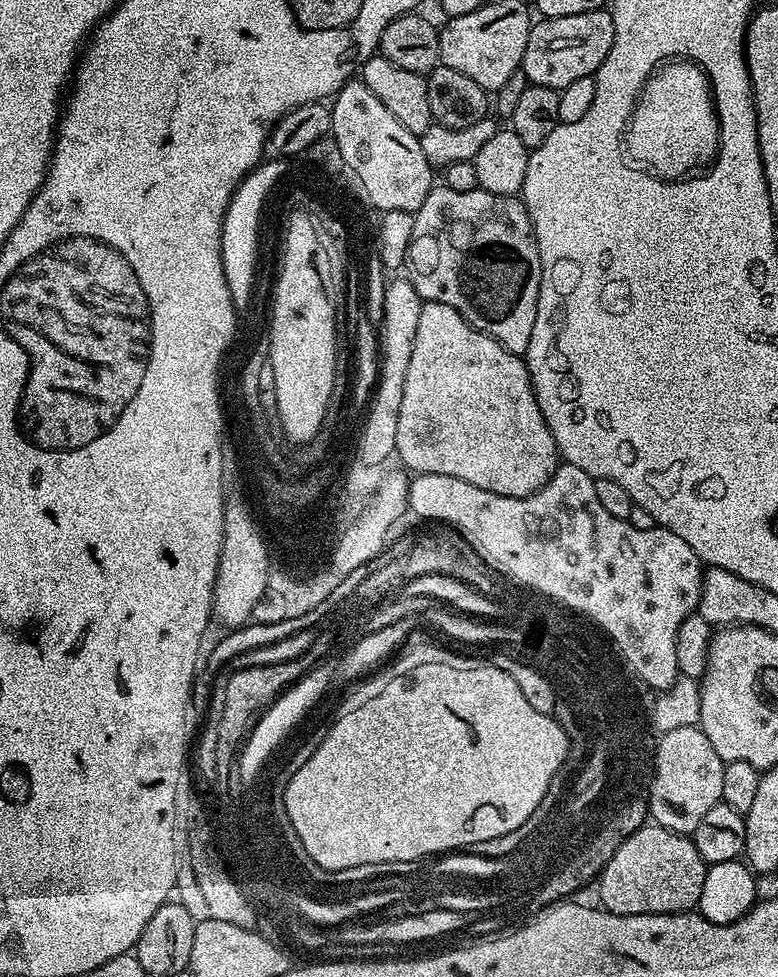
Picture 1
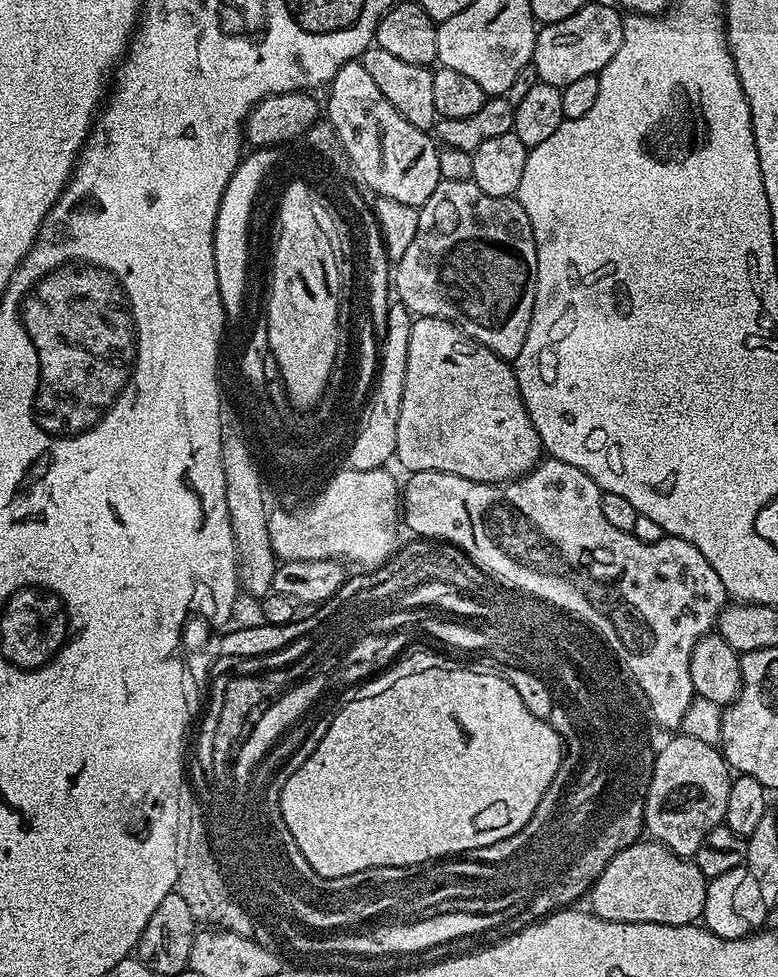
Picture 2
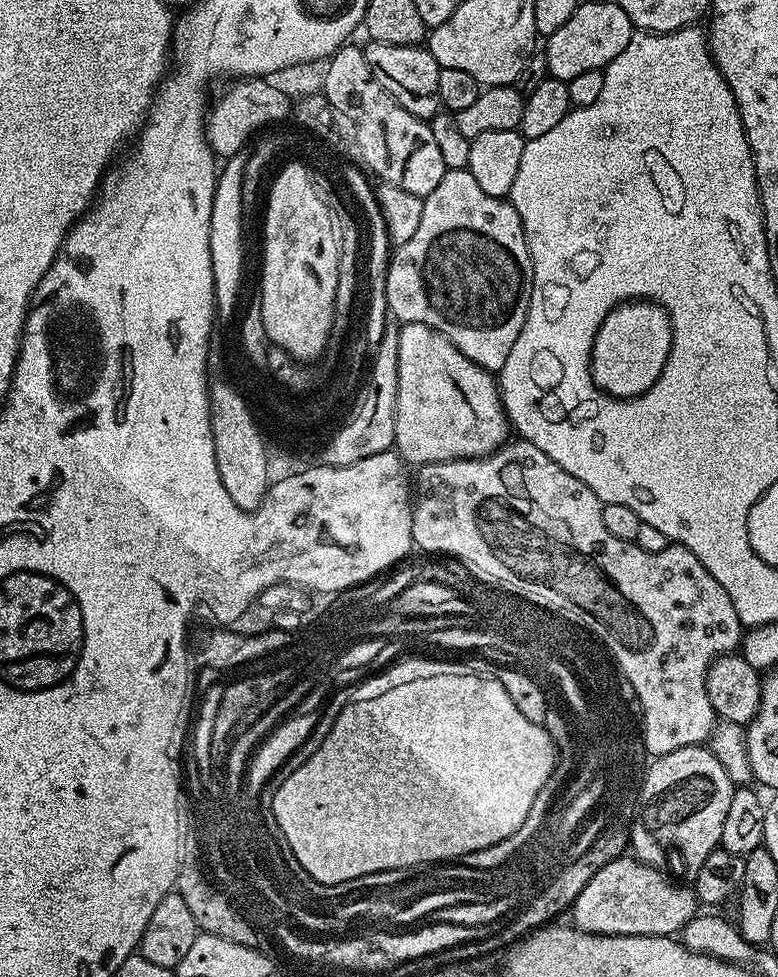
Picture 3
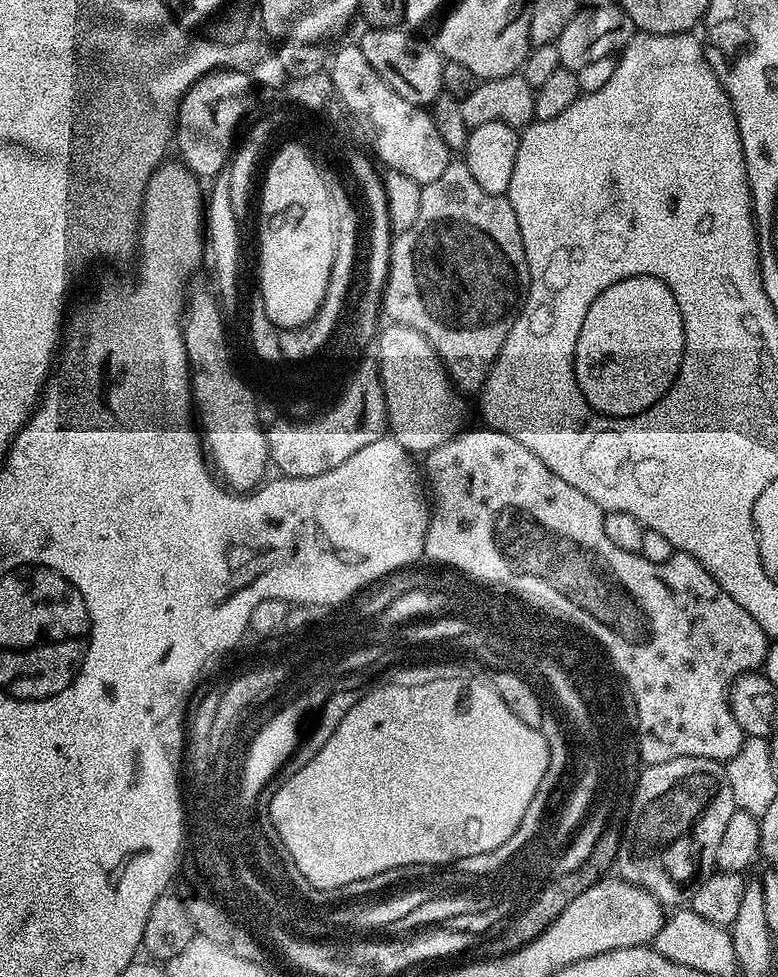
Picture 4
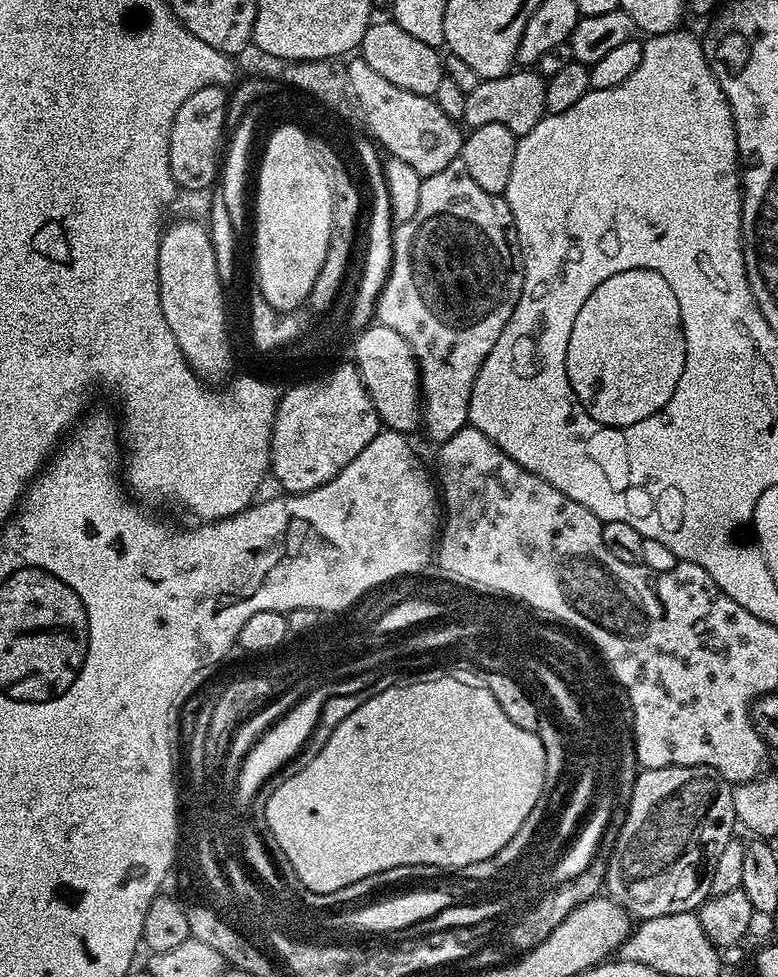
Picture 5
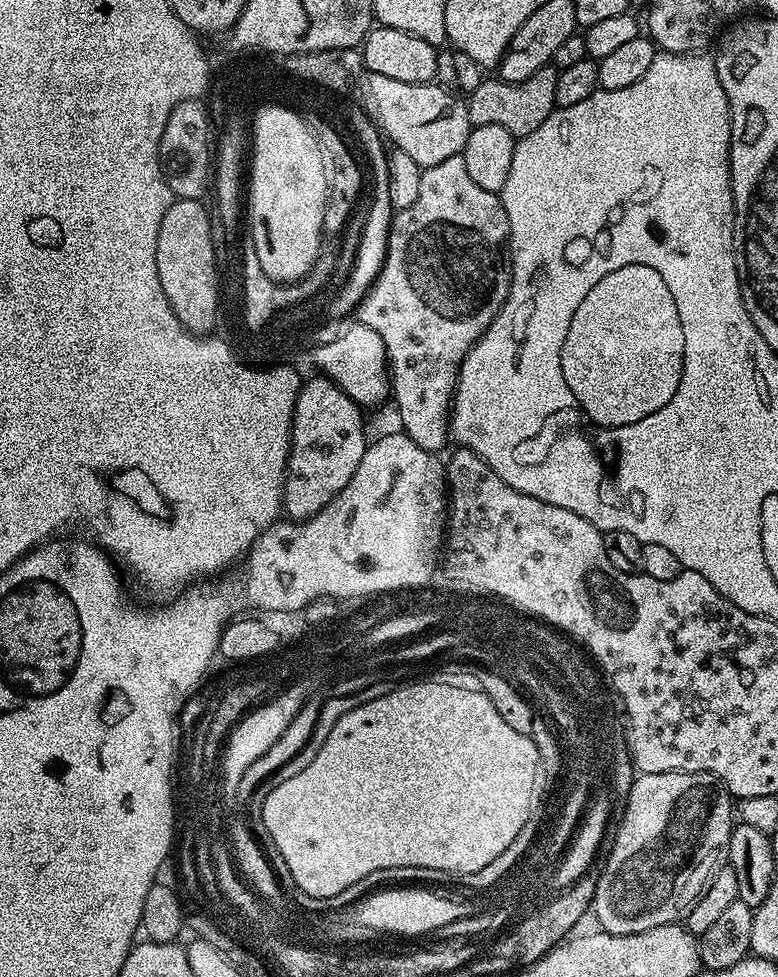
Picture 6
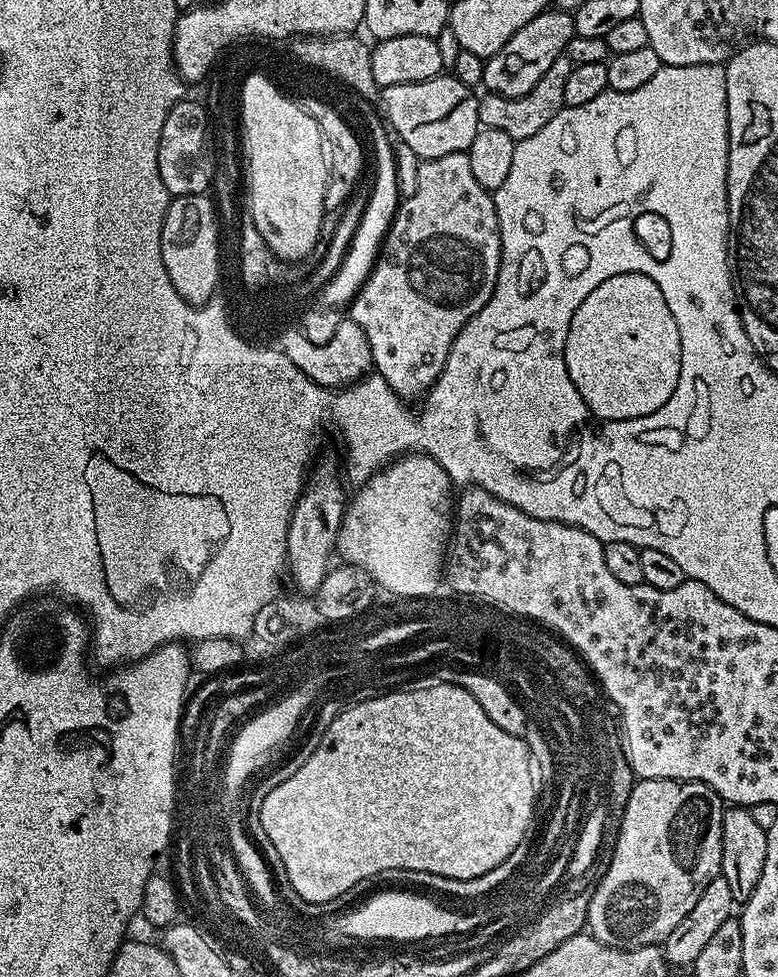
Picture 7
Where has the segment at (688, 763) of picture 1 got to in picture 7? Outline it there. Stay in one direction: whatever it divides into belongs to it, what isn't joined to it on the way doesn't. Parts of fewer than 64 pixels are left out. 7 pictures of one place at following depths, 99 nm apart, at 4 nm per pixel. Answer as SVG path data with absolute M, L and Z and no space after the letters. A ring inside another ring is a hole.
M637 779L632 786L632 793L626 802L625 813L622 814L620 833L614 845L614 854L607 861L608 869L596 881L596 889L593 897L589 899L588 923L591 935L601 940L603 944L609 944L612 948L641 948L642 946L650 946L651 944L660 946L664 940L674 934L674 926L678 926L678 922L682 922L682 918L686 918L686 914L690 914L690 910L694 910L694 902L698 902L698 898L702 894L702 890L706 890L706 886L710 886L710 882L715 876L720 875L720 863L722 862L722 832L723 832L723 816L726 809L724 799L714 791L710 786L706 786L697 780L641 780Z

